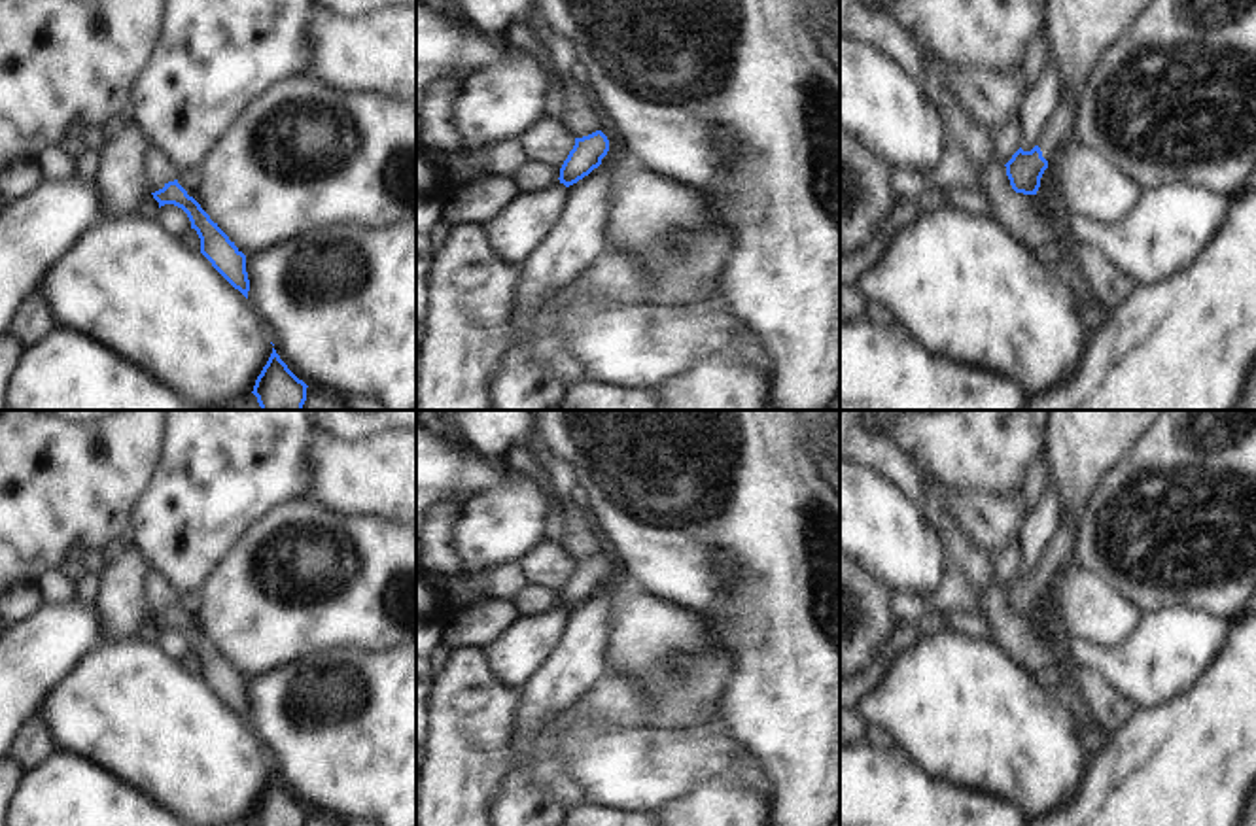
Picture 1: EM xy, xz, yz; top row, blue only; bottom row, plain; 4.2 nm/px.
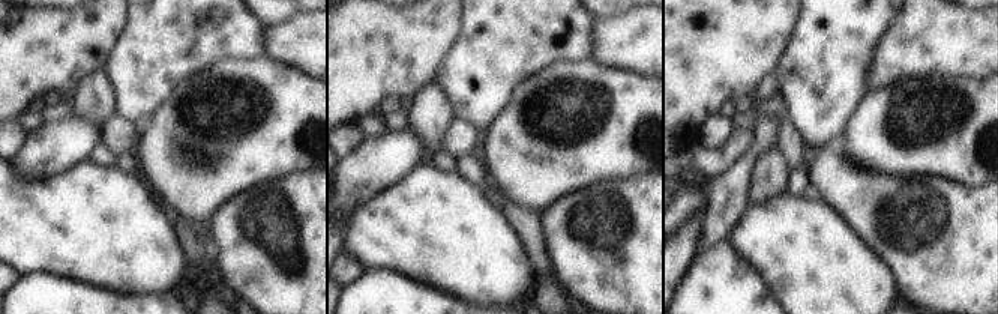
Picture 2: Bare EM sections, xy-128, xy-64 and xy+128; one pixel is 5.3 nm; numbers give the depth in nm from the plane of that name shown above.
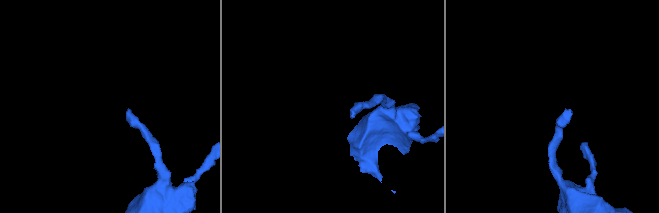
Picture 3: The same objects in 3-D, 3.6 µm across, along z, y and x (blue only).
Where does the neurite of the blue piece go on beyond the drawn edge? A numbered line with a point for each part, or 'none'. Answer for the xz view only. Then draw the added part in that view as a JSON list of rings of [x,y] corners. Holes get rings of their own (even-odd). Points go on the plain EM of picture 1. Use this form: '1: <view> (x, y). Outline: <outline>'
none

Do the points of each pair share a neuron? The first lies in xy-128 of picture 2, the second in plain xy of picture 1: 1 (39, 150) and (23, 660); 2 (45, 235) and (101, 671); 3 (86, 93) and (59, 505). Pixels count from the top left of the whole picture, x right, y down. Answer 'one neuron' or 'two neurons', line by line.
1: one neuron
2: one neuron
3: two neurons

